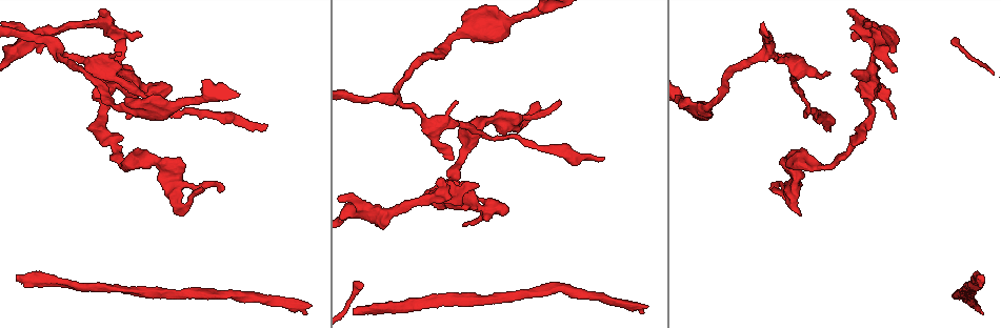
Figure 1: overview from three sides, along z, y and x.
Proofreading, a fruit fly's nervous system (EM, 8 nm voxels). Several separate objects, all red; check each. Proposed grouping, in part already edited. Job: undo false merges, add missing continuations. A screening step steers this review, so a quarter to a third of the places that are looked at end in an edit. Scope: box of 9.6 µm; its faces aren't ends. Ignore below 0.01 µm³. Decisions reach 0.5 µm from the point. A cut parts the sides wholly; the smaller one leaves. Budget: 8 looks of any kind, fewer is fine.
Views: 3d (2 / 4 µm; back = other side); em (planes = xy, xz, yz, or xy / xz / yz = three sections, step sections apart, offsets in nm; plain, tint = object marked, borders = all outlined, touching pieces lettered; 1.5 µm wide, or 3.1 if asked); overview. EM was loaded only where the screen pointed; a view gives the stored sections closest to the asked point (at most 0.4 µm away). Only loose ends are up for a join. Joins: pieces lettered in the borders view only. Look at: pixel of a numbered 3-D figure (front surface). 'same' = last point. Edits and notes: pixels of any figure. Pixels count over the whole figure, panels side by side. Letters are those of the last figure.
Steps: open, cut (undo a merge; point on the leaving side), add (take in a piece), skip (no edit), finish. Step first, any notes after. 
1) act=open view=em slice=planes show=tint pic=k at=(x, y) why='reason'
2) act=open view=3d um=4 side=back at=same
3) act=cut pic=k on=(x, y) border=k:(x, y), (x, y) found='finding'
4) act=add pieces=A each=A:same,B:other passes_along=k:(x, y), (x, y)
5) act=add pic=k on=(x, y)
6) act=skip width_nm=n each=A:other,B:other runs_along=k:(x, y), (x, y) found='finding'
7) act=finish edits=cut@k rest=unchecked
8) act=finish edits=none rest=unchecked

act=open view=3d um=2 pic=1 at=(18, 280) why='end of a long branch'

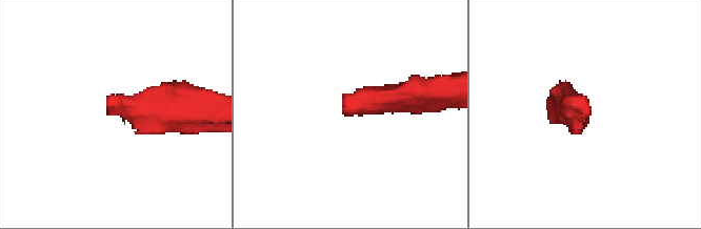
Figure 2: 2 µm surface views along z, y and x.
act=open view=em slice=yz step=8 show=borders pic=2 at=(343, 96) why='need the tissue'

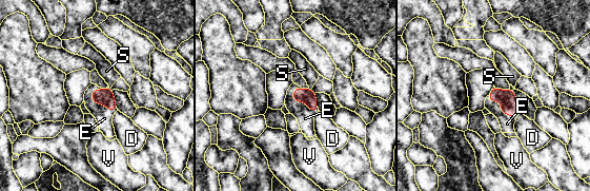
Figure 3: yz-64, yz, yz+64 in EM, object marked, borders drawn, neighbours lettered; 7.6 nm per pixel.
act=open view=em slice=planes show=borders at=same

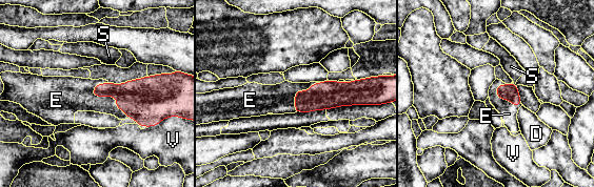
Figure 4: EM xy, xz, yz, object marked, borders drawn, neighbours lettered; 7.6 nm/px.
act=add pic=4 on=(78, 96) each=D:other,E:same,S:other,V:other passes_along=4:(142, 100), (111, 96), (78, 96) found='the cell continues'

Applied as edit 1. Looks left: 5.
act=open view=em slice=yz step=8 show=borders pic=1 at=(464, 222) why='tapers out'

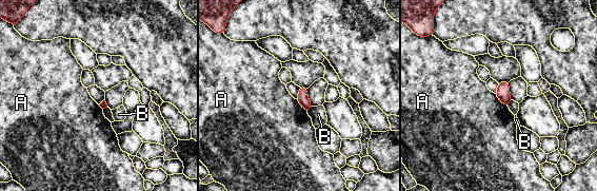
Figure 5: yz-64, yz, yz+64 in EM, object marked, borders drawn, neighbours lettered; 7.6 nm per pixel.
act=skip each=A:other,B:other border=5:(495, 94), (508, 108) found='none of them fits'

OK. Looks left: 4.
act=open view=em slice=planes show=borders pic=1 at=(221, 186) why='thin end'

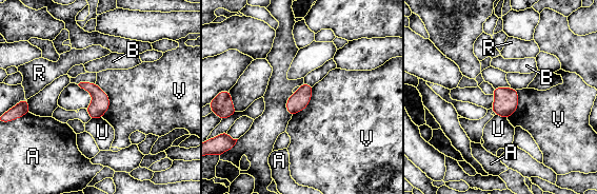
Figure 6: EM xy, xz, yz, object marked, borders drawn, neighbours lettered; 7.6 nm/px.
act=skip each=A:other,B:other,R:other,U:other,V:other border=6:(95, 83), (108, 98), (102, 117) found='none of them fits'

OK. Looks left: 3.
act=finish edits=add@4 rest=unchecked

